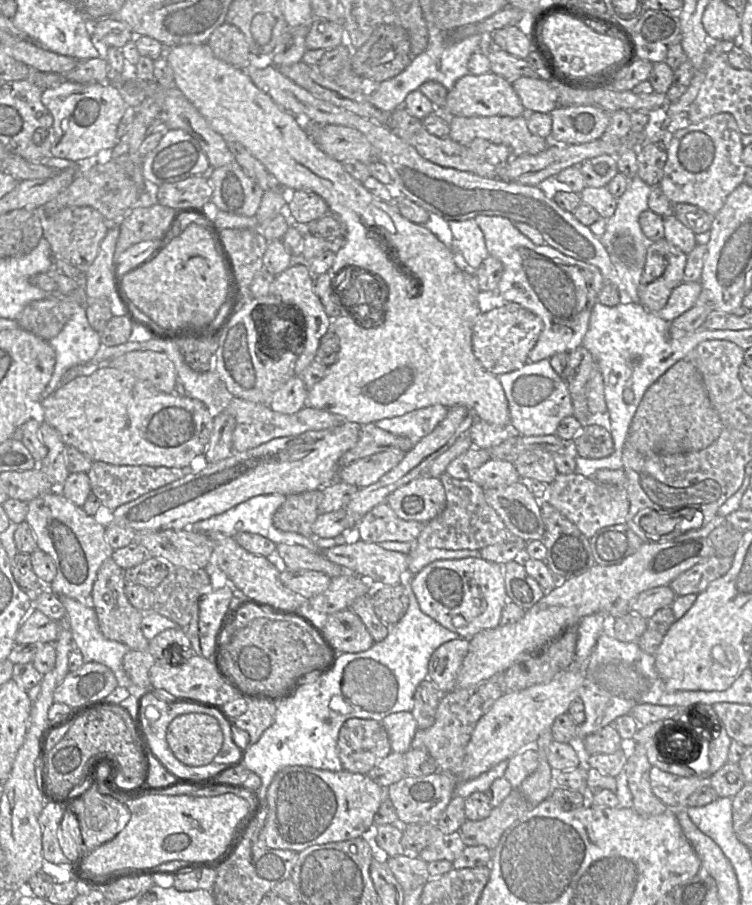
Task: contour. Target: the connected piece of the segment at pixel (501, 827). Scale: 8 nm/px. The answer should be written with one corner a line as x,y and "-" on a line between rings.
513,789
488,817
479,821
466,820
457,832
466,847
483,845
493,851
504,831
530,809
531,805
521,792

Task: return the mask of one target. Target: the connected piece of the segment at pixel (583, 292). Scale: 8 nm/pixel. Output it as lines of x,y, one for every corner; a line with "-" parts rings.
477,216
475,221
484,234
489,255
500,260
504,267
496,291
501,301
519,304
543,322
543,330
528,354
528,361
536,363
550,359
557,353
569,353
582,345
592,308
606,284
599,269
574,260
547,244
534,244
507,218

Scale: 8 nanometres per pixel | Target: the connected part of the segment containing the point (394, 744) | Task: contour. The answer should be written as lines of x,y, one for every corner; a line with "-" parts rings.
411,712
390,714
380,723
388,734
392,752
405,754
411,749
411,742
418,730

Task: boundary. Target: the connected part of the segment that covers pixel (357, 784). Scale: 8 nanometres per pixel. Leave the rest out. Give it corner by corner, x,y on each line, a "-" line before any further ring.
301,765
284,767
274,775
266,791
267,818
260,832
260,843
270,848
301,852
313,845
359,838
374,825
374,815
386,797
386,789
366,774
351,773
344,769
333,772

